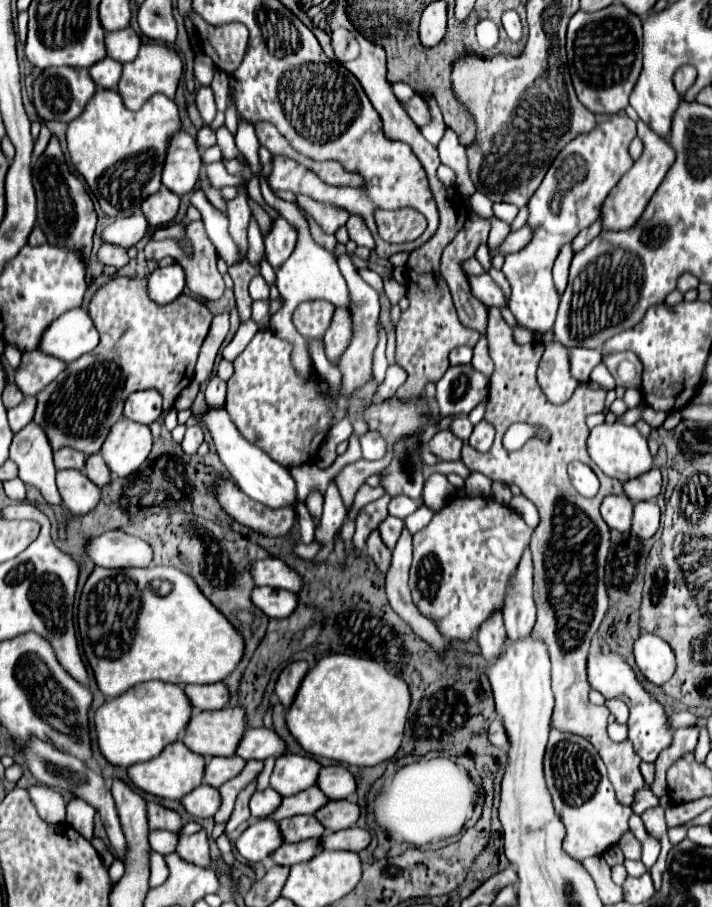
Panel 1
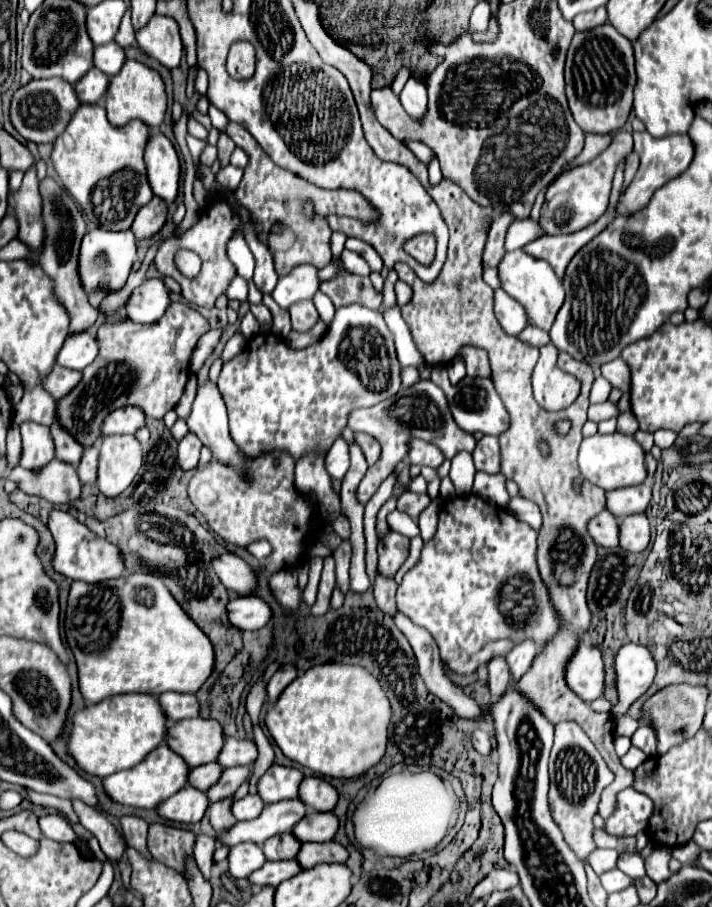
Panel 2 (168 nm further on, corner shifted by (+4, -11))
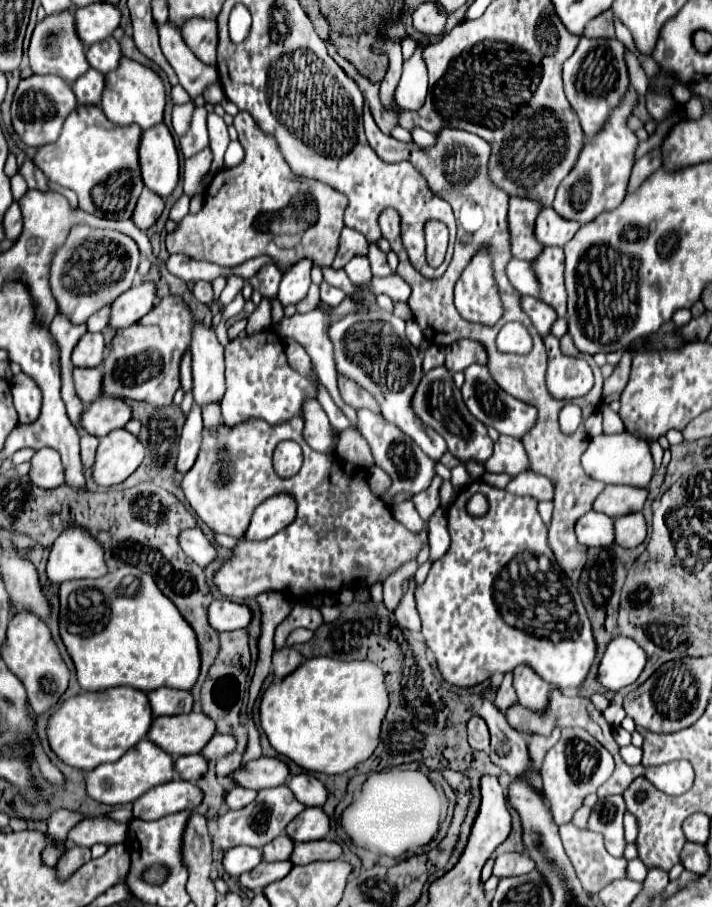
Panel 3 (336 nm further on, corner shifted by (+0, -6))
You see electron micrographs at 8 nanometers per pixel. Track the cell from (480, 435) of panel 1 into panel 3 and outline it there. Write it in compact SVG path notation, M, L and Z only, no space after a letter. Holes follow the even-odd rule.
M500 435L494 445L494 455L486 461L484 467L490 473L508 473L514 477L524 471L530 471L528 455L524 451L522 441L508 435Z

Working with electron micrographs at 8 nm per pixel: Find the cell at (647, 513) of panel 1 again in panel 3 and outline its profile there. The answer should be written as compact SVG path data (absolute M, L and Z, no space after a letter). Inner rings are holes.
M630 513L614 519L614 535L620 547L638 547L646 539L646 521L642 513Z

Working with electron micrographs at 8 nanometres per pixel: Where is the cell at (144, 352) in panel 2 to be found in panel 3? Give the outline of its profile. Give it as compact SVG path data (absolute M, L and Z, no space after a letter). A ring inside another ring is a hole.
M168 295L160 299L138 323L118 331L112 341L112 349L102 363L104 395L148 401L154 407L172 405L172 397L180 387L180 359L184 349L190 345L190 329L190 307L182 301L182 297Z

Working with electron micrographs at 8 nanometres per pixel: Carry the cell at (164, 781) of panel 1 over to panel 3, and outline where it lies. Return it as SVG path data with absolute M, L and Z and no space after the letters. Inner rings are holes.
M142 739L132 747L132 751L126 751L118 761L114 763L102 763L100 767L86 773L86 793L108 805L120 805L120 803L132 803L140 795L144 795L148 789L168 783L174 777L174 759L164 753L158 745L150 743L148 739Z

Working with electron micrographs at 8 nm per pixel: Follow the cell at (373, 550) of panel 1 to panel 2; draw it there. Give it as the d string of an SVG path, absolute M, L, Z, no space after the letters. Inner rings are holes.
M376 572L376 580L374 580L374 598L376 598L376 604L380 610L388 612L390 616L396 612L396 580L388 580L388 576L380 576L380 572Z

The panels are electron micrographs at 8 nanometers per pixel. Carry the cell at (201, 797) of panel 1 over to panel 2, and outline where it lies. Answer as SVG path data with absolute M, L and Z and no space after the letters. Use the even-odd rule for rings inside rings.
M184 786L178 794L174 794L172 798L164 800L158 806L158 814L172 822L190 824L190 822L200 822L208 806L210 806L210 800L204 792L192 786Z

